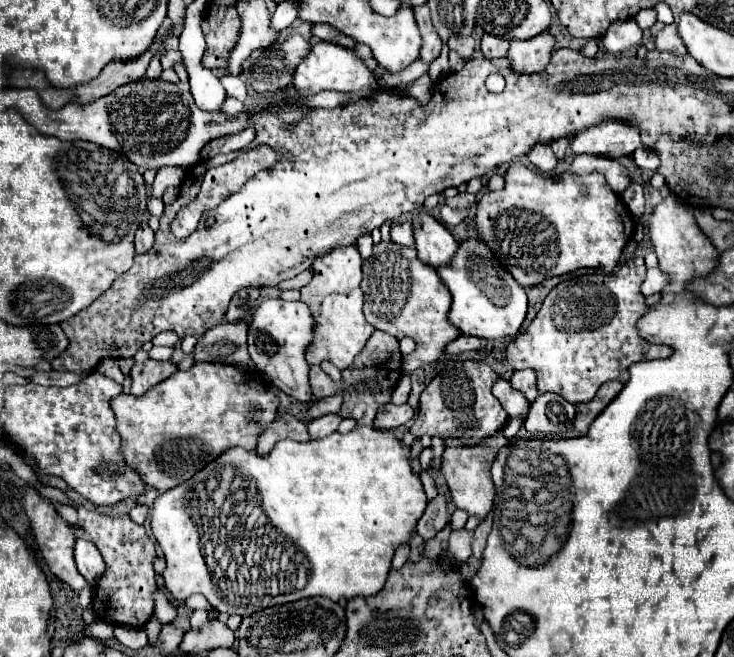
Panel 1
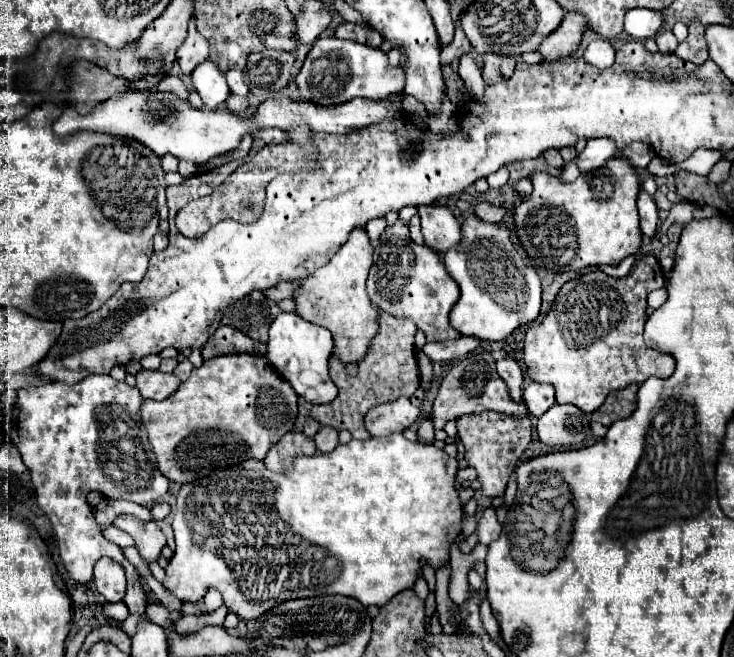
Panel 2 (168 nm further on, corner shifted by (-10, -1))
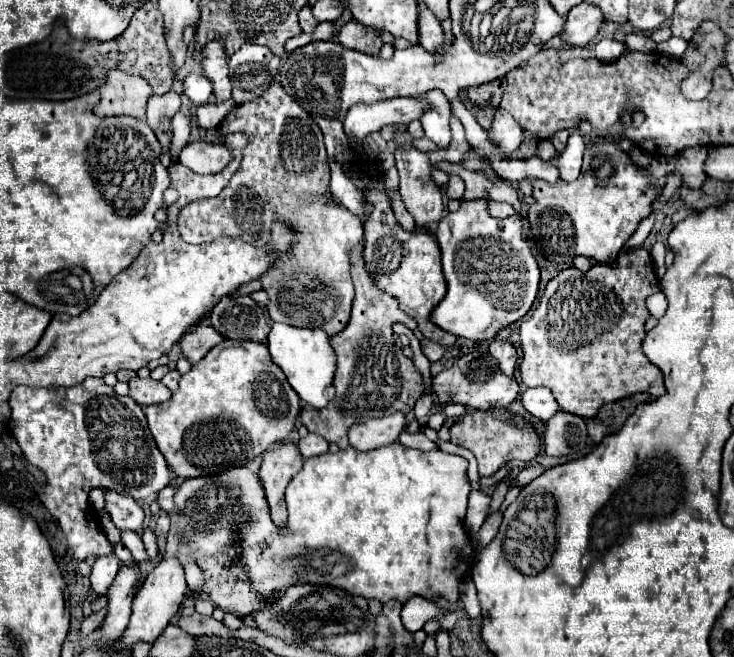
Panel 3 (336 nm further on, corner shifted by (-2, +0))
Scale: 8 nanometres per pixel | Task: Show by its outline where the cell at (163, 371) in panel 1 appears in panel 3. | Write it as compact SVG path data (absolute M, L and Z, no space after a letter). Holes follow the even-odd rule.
M135 377L129 381L129 397L133 397L139 405L153 405L167 401L171 397L171 391L161 381L155 381L151 377Z

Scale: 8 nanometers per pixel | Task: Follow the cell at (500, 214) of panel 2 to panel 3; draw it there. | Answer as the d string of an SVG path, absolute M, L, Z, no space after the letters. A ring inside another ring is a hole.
M489 201L487 211L491 211L491 215L493 217L499 217L499 219L505 219L505 217L515 215L515 209L509 203L497 203L497 201Z

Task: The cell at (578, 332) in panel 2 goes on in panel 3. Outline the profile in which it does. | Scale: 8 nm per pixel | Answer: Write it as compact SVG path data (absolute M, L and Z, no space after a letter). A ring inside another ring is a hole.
M639 247L635 249L635 253L621 253L617 263L615 265L593 265L587 273L575 269L575 267L569 267L565 271L561 271L555 279L551 279L547 283L547 289L539 301L539 307L533 311L531 319L525 319L521 323L521 329L519 329L519 337L521 337L521 349L523 349L523 361L519 365L519 371L521 371L521 377L523 377L523 383L527 387L547 387L551 389L551 393L555 395L557 403L559 403L559 409L561 411L567 411L567 413L573 413L573 415L579 415L583 419L589 419L597 413L597 409L603 405L603 403L611 403L611 401L617 401L617 399L623 399L623 397L629 397L633 393L649 393L653 397L659 397L665 393L665 385L663 385L663 373L657 369L657 365L653 365L645 353L641 353L641 341L645 337L645 321L649 317L649 311L645 307L645 299L651 295L651 293L657 293L659 291L659 279L655 275L655 267L653 267L653 261L651 261L651 255L647 249Z

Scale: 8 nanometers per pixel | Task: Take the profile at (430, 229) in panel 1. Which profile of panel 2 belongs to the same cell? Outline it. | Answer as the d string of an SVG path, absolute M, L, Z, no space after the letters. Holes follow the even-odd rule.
M439 204L419 206L417 214L421 216L425 246L443 254L445 250L449 250L459 242L461 226L447 206L439 206Z

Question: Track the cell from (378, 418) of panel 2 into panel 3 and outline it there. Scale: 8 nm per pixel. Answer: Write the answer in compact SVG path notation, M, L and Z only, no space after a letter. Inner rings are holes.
M393 413L389 417L369 419L365 423L357 423L349 429L349 445L359 451L369 451L377 447L391 445L399 439L405 427L405 415Z

